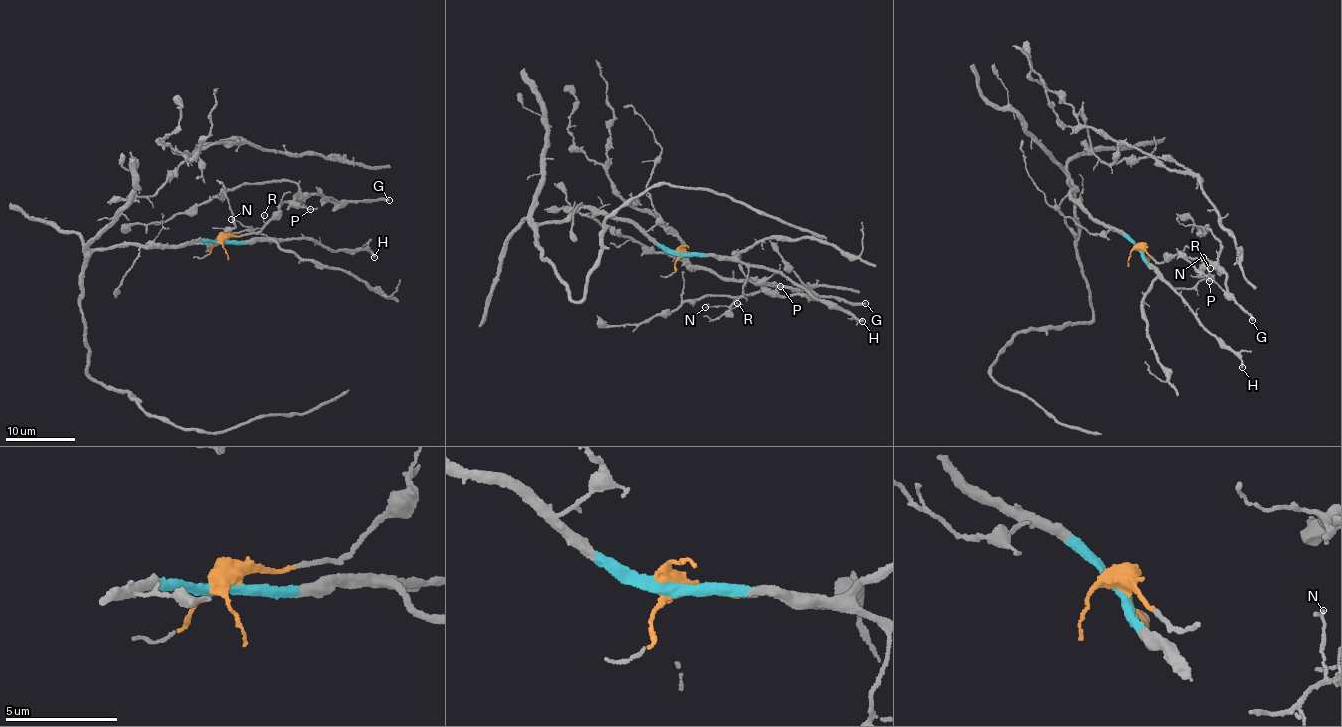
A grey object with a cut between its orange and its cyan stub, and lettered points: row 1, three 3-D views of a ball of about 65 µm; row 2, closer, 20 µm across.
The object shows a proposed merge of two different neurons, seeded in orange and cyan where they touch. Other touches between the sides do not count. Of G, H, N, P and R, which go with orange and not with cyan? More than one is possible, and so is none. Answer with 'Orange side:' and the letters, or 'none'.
Orange side: G, P

